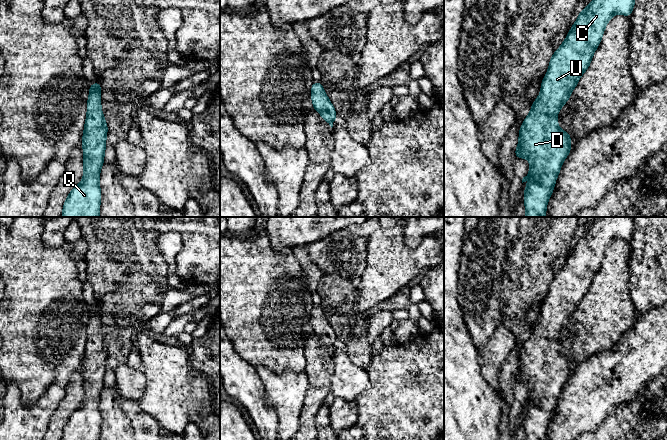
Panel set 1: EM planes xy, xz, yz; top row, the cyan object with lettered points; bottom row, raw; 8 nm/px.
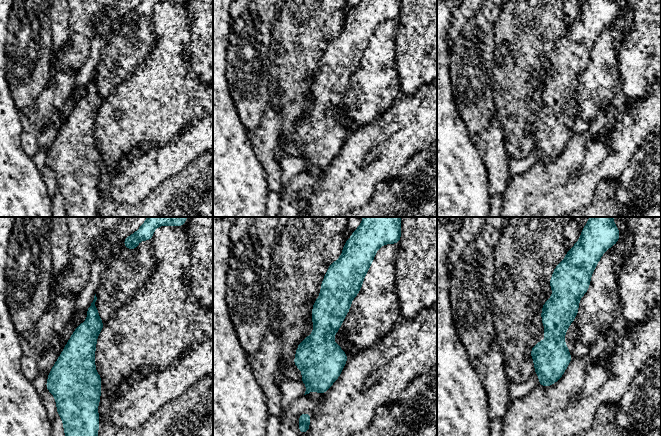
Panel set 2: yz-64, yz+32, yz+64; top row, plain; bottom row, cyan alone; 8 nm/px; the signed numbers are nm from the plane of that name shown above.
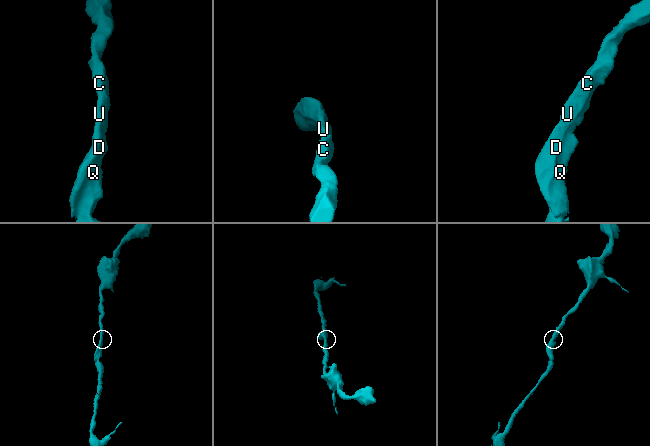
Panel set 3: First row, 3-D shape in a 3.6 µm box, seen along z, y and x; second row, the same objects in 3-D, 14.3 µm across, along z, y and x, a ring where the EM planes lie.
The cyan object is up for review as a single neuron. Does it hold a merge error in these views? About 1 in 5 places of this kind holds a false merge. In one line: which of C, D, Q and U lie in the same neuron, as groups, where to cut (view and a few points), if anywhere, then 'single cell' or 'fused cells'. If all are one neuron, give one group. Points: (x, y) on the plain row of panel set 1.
groups C D Q U; cut none; single cell

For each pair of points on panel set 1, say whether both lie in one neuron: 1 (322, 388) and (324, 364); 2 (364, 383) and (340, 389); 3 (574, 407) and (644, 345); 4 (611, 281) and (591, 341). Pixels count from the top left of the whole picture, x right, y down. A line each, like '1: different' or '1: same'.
1: same
2: same
3: same
4: same

